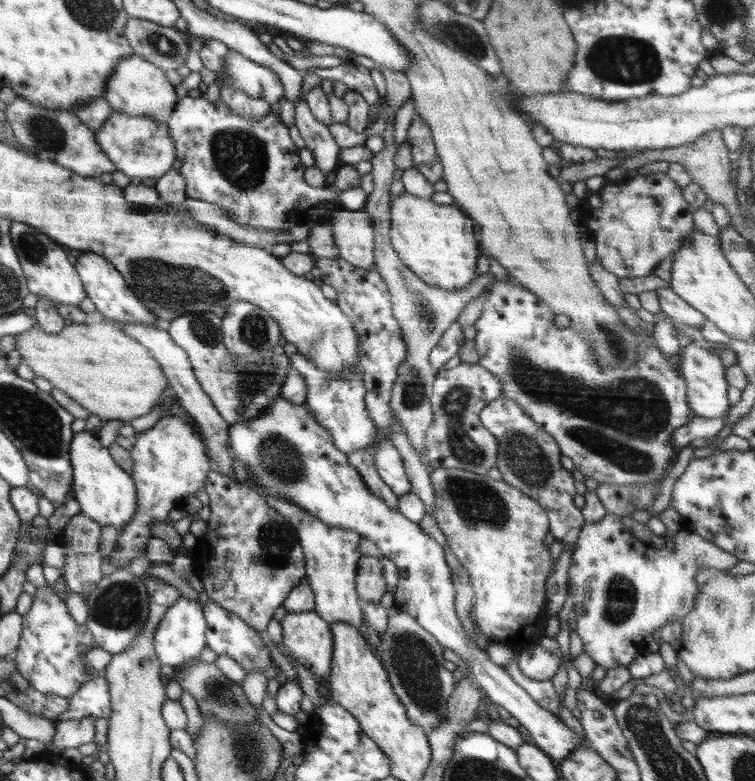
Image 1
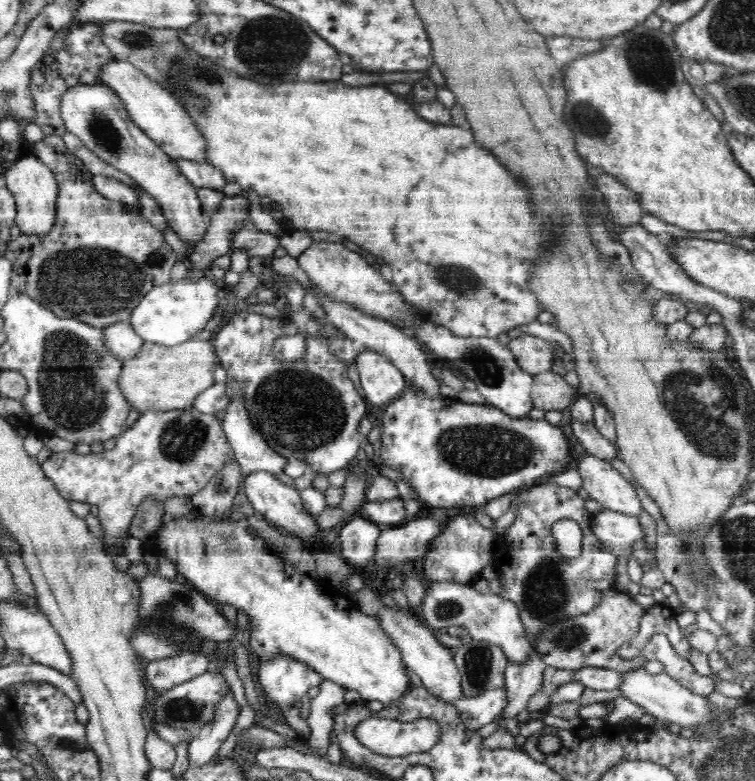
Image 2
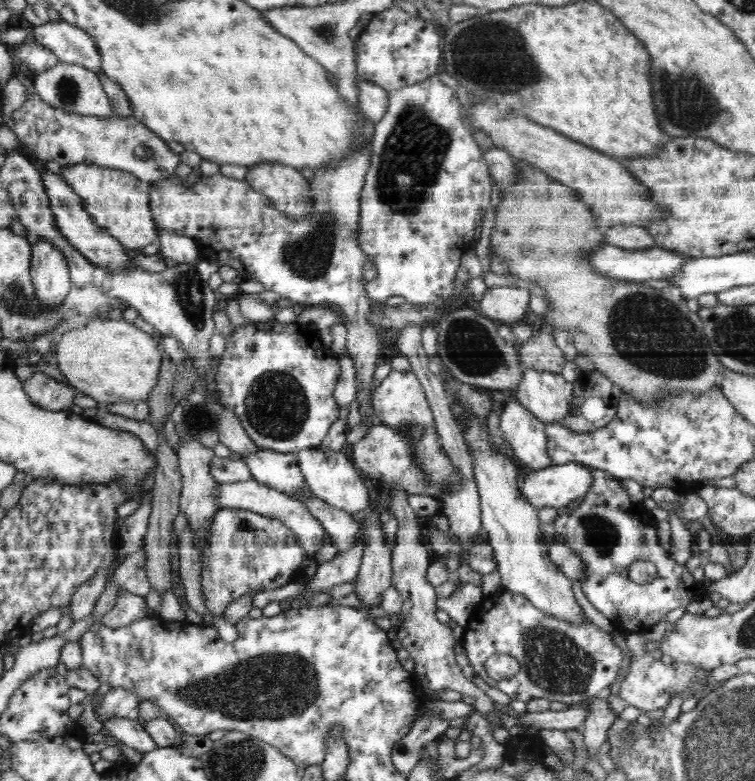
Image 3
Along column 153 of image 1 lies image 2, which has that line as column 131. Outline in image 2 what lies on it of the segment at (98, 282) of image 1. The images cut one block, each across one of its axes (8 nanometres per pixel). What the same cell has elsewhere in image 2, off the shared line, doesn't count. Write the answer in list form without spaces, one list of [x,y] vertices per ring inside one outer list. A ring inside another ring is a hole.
[[[210,276],[196,280],[170,279],[144,295],[144,298],[133,307],[129,323],[145,342],[168,347],[178,346],[197,337],[197,333],[206,328],[206,323],[219,309],[220,301],[216,295],[218,291],[219,283],[212,280]]]

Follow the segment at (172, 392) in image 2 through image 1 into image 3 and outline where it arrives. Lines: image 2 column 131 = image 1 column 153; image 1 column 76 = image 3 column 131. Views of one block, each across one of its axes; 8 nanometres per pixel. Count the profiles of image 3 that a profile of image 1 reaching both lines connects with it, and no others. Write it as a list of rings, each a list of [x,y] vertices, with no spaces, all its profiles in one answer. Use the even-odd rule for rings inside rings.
[[[109,318],[95,319],[82,329],[75,329],[65,333],[55,346],[53,362],[80,393],[95,398],[101,405],[118,404],[118,402],[146,401],[152,388],[158,382],[158,376],[163,359],[163,351],[157,336],[146,334],[124,319]]]

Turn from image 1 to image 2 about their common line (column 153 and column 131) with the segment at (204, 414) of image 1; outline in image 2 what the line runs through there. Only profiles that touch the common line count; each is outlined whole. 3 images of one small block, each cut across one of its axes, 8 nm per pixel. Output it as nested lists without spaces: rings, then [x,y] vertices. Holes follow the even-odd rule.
[[[117,322],[103,332],[105,346],[124,362],[144,346],[144,340],[133,330],[130,323]]]

